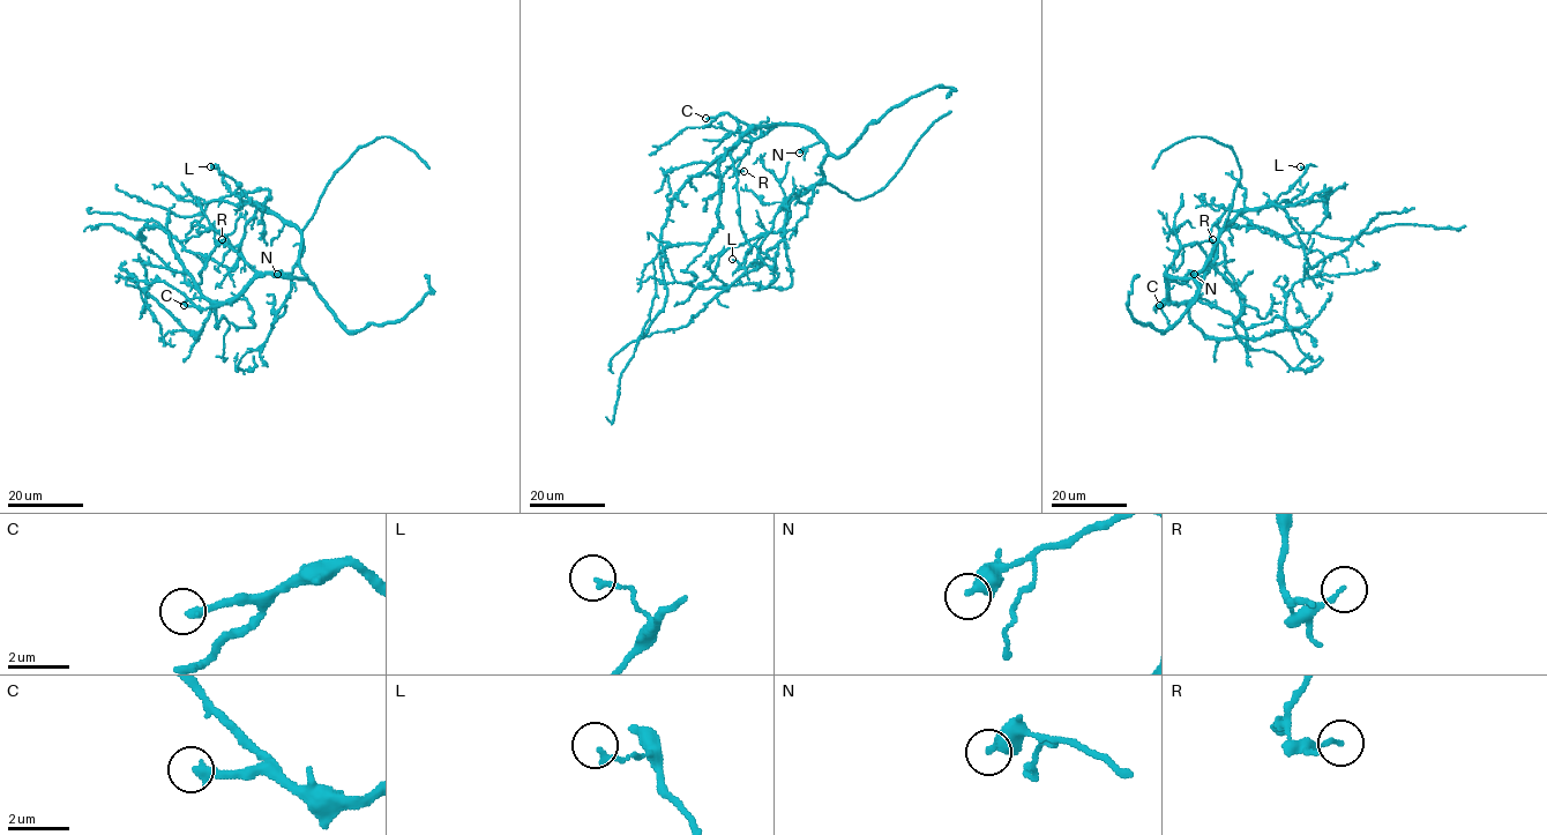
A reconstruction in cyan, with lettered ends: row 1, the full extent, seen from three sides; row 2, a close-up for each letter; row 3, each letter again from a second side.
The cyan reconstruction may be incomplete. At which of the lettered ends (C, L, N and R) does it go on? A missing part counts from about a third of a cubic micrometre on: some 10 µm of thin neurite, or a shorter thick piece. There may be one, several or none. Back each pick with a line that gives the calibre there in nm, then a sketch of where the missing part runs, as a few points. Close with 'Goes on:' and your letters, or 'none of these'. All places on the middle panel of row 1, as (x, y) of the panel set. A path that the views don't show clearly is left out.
C: Thickness 280 nm. Course of what is missing: (705, 118), (665, 148), (652, 207)
Goes on: C

